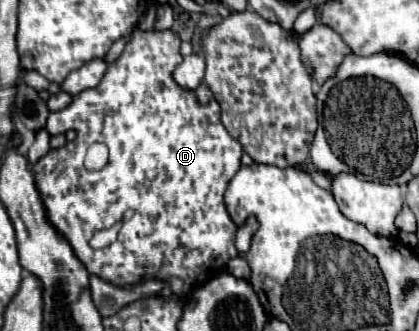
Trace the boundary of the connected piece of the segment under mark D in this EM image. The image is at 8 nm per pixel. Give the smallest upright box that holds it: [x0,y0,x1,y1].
[33,29,243,297]

